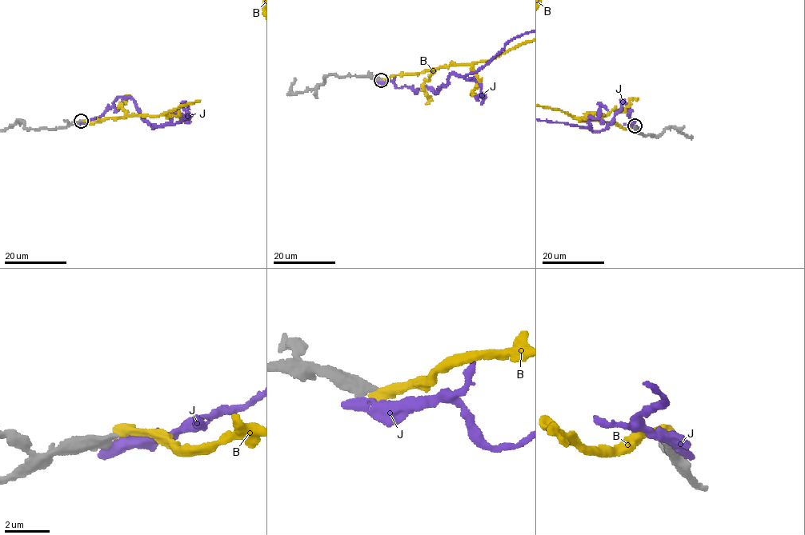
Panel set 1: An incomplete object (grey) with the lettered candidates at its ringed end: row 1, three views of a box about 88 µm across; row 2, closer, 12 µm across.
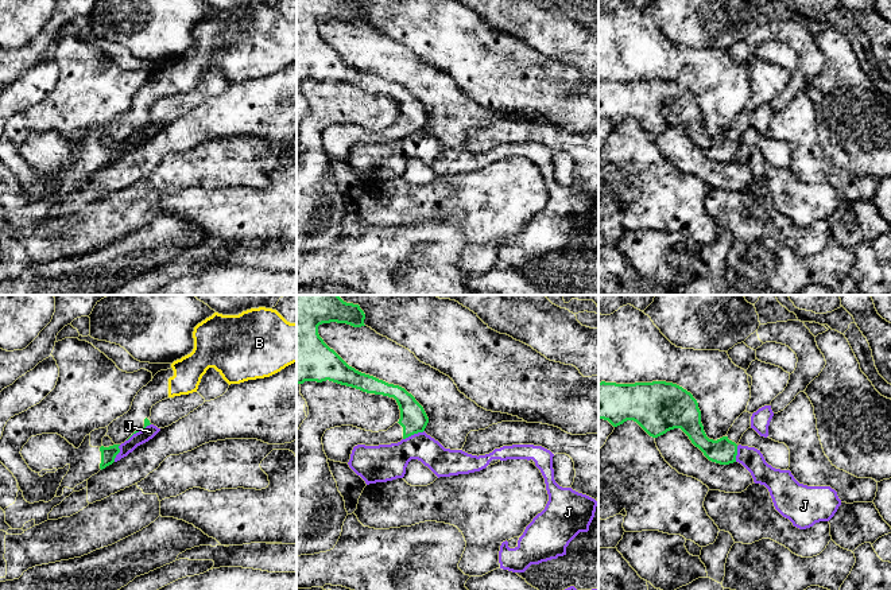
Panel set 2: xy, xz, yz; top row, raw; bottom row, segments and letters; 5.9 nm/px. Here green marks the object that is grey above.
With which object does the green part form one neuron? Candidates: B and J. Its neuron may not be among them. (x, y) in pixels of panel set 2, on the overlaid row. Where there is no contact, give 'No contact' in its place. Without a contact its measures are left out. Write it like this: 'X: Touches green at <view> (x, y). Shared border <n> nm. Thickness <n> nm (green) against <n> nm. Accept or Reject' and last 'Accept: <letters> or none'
B: No contact. Accept
J: Touches green at xz (413, 434). Shared border 140 nm. Thickness 160 nm (green) against 220 nm. Reject
Accept: B

